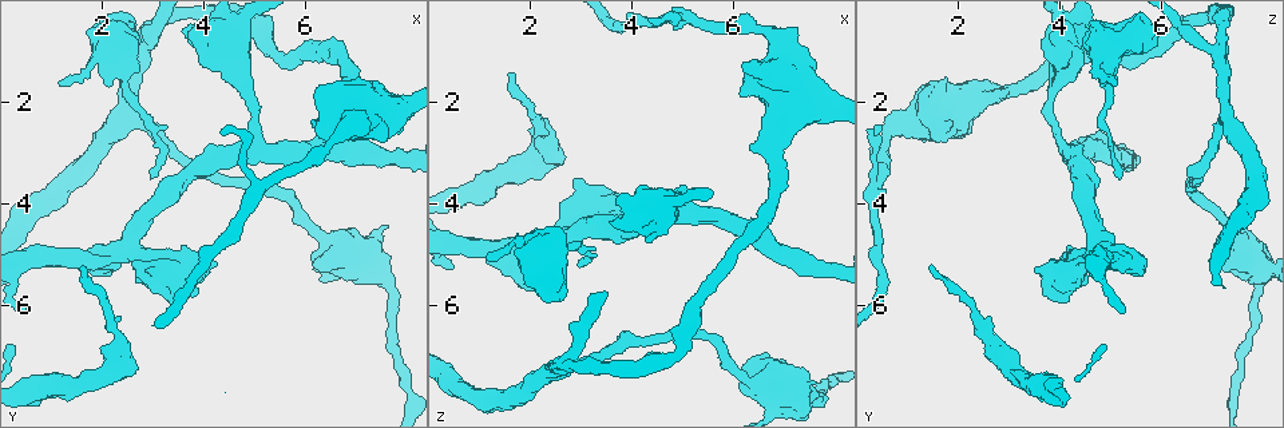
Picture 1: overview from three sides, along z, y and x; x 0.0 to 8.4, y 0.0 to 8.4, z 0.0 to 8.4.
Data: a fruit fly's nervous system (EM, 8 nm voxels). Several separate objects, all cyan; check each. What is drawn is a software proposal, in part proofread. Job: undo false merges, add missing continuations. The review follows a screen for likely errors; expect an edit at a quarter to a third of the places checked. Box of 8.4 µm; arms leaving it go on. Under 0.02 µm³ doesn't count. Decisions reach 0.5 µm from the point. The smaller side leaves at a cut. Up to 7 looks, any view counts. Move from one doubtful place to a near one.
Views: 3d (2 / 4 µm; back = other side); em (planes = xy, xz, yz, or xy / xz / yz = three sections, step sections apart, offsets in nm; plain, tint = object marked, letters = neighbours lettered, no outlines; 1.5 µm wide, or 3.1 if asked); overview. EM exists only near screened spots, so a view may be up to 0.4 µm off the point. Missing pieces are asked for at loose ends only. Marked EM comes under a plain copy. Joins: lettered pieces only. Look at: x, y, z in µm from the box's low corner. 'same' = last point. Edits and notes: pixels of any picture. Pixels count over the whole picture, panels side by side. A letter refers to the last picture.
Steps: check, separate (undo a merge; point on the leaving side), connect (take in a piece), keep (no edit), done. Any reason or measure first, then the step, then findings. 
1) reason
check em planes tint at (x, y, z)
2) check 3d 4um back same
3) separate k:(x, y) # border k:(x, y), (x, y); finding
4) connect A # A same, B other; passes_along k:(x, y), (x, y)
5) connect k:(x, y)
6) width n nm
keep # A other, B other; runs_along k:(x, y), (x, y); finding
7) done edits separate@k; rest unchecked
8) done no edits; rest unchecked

an open end
check em xz step 8 letters at (2.95, 3.50, 5.25)

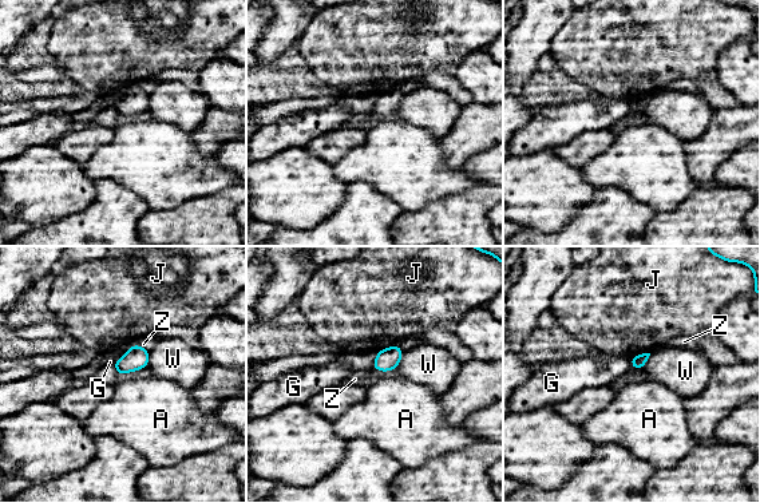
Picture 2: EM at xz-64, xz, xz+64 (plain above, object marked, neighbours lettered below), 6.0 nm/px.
check em planes letters same

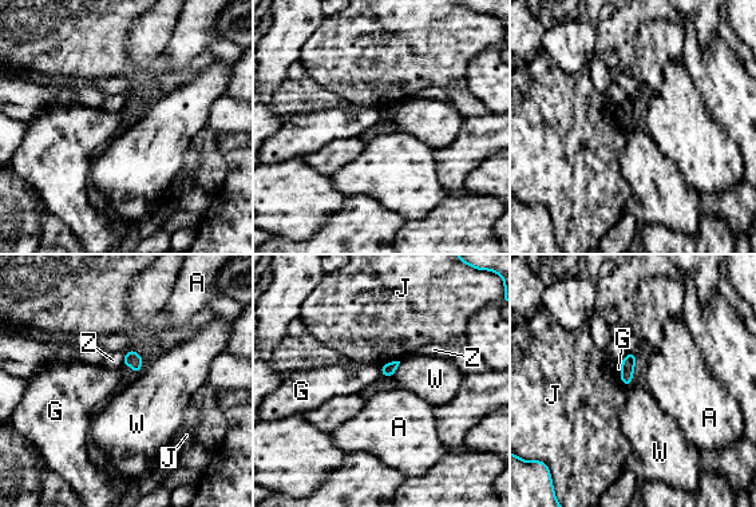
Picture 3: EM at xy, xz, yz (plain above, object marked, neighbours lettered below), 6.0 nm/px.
longest_contact J 120 nm
keep # A other, G other, J other, W other, Z other; border 3:(400, 361), (391, 376); no lettered piece goes on from it

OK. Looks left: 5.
calibre changes
check 3d 4um at (2.30, 6.45, 2.50)

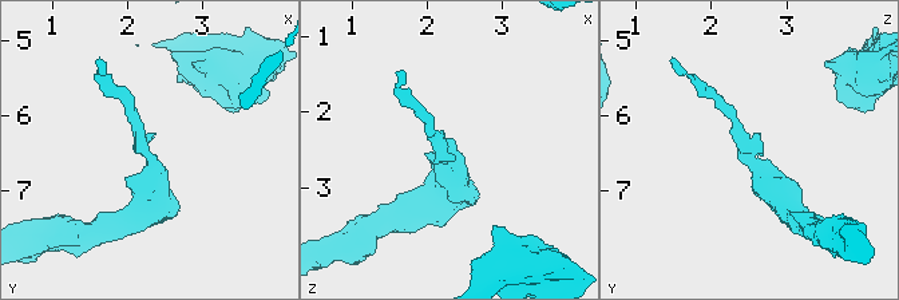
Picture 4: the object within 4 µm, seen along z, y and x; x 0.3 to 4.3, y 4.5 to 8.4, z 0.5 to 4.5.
need the tissue
check em xy step 4 tint at (2.25, 6.45, 2.50)

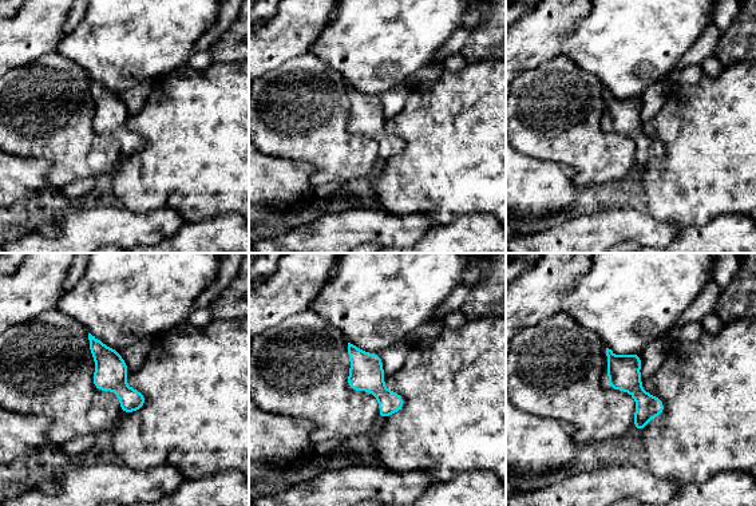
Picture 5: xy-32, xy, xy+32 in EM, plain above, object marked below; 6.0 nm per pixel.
what lies round it
check em xy step 4 letters same

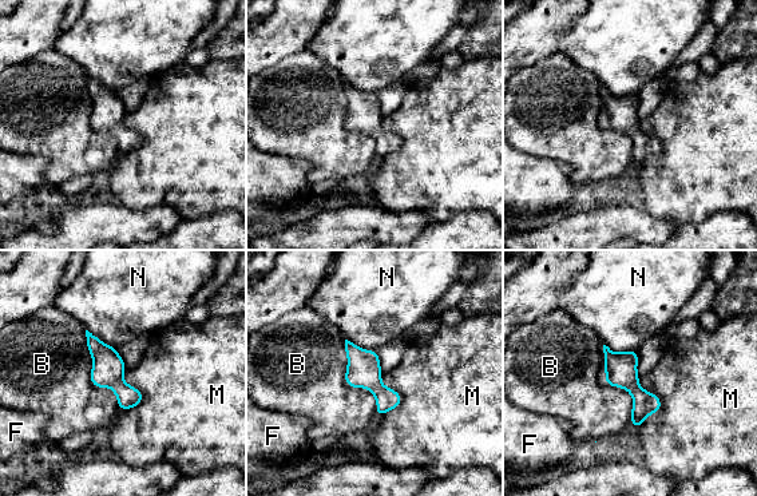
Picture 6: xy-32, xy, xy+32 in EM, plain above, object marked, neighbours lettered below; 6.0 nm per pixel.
keep # B other, F other, M other, N other; border 6:(639, 377), (661, 407), (637, 428); all the same neuron

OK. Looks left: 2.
done no edits; rest unchecked

